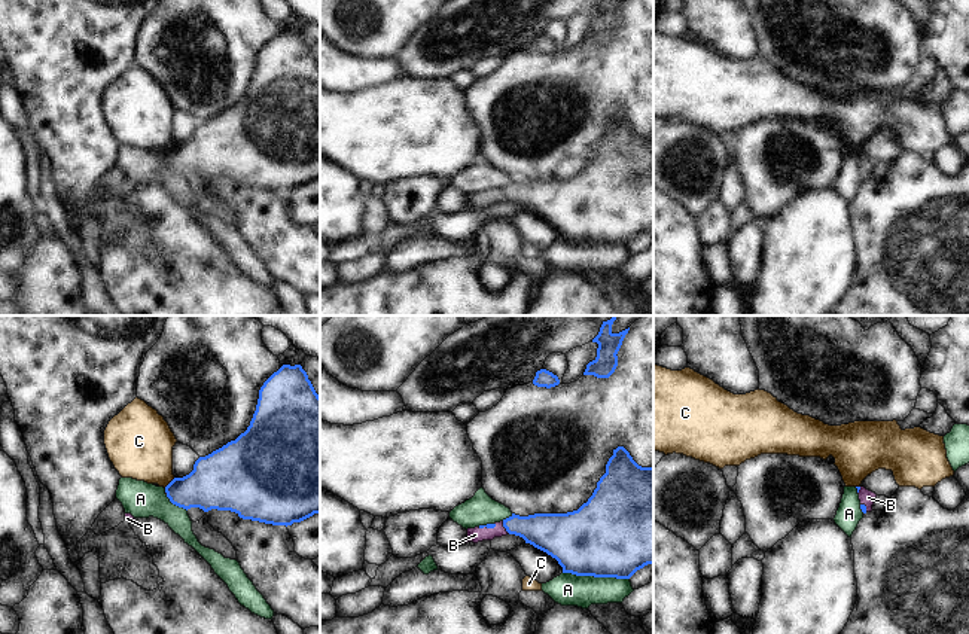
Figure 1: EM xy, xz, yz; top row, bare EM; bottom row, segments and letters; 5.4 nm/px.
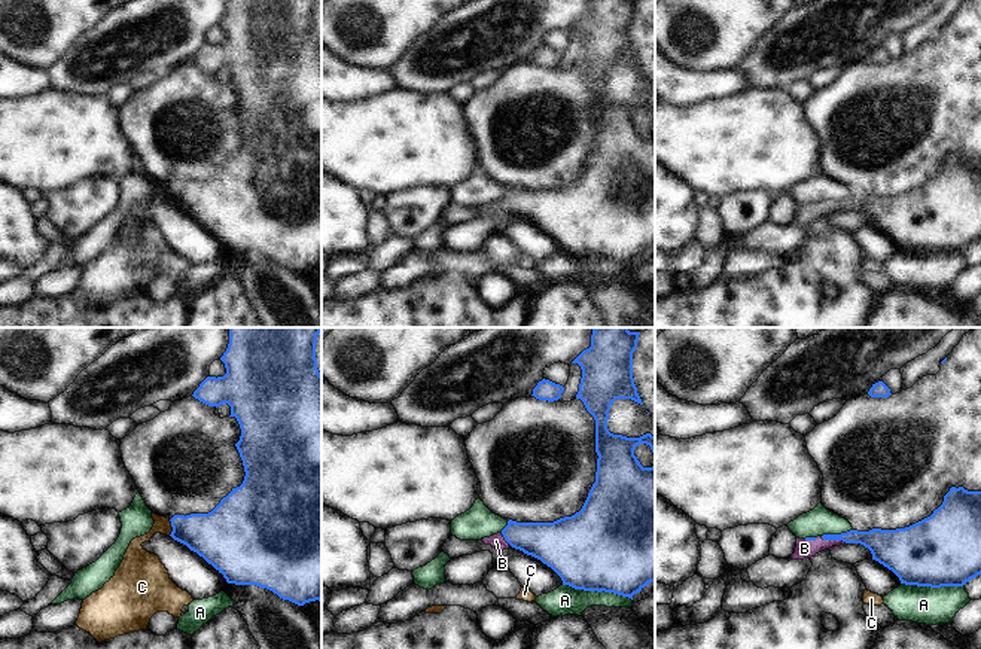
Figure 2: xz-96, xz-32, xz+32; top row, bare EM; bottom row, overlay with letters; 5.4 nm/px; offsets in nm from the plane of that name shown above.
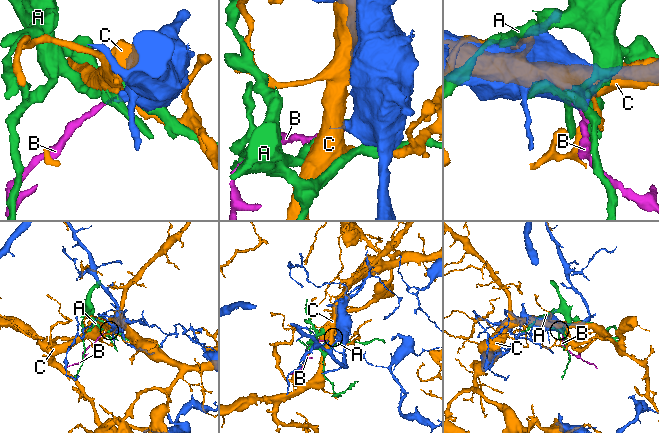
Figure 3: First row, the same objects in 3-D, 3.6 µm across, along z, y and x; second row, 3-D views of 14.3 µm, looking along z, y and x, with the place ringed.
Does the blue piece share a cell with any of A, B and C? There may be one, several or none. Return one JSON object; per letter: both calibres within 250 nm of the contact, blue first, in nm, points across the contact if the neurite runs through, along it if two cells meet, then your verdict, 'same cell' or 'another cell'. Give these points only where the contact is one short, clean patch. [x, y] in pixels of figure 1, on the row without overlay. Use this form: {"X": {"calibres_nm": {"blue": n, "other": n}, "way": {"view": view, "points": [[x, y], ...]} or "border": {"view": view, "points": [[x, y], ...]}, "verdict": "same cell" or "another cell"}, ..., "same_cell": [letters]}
{"A": {"calibres_nm": {"blue": 460, "other": 180}, "verdict": "another cell"}, "B": {"calibres_nm": {"blue": 200, "other": 80}, "way": {"view": "xz", "points": [[547, 198], [523, 192], [503, 192], [475, 201]]}, "verdict": "same cell"}, "C": {"calibres_nm": {"blue": 280, "other": 340}, "verdict": "another cell"}, "same_cell": ["B"]}

